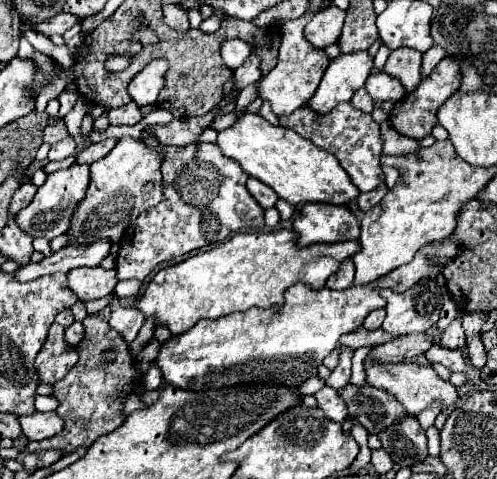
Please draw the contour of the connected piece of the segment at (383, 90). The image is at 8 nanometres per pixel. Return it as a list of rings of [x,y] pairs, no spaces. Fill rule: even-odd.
[[[386,72],[372,74],[366,80],[366,90],[374,100],[400,100],[404,96],[404,86],[402,82]]]

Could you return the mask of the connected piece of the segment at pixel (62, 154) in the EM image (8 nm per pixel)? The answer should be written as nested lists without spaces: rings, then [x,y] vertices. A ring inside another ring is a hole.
[[[68,136],[68,138],[64,138],[62,142],[58,142],[58,144],[52,146],[52,150],[48,152],[48,160],[64,160],[64,158],[68,158],[68,156],[74,152],[74,148],[76,148],[76,144],[74,144],[74,140]]]

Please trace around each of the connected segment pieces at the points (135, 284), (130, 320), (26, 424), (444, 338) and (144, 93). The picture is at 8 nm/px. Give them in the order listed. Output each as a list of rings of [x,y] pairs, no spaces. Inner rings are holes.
[[[135,279],[120,281],[115,286],[114,292],[116,292],[120,298],[135,297],[138,295],[141,284],[142,282]]]
[[[118,306],[116,310],[112,310],[110,326],[114,330],[126,330],[126,334],[122,334],[122,338],[128,344],[136,338],[142,322],[144,322],[144,314],[138,308],[122,308],[122,306]]]
[[[34,412],[30,416],[20,416],[22,432],[28,440],[46,440],[64,428],[64,420],[56,412]]]
[[[462,316],[454,318],[452,324],[442,332],[440,346],[456,348],[456,350],[464,350],[466,348],[466,334],[464,334],[464,328],[462,328]]]
[[[152,60],[128,86],[130,98],[142,108],[156,102],[166,74],[166,60]]]

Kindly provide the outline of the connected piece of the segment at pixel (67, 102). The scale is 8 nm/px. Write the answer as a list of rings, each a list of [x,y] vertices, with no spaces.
[[[64,90],[58,96],[58,102],[60,102],[60,118],[64,118],[72,110],[72,106],[76,104],[76,100],[78,100],[78,92],[74,92],[74,90]]]

